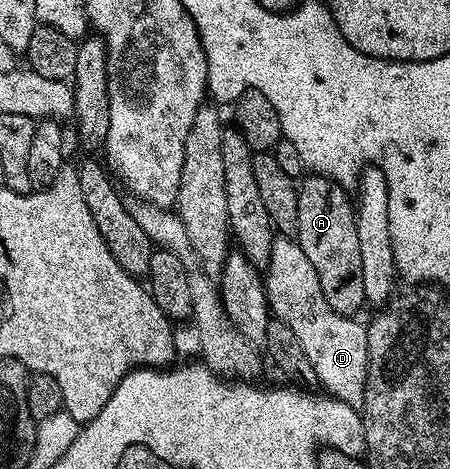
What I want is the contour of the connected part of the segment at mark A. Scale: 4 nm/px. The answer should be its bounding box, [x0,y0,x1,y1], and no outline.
[294,174,366,316]

